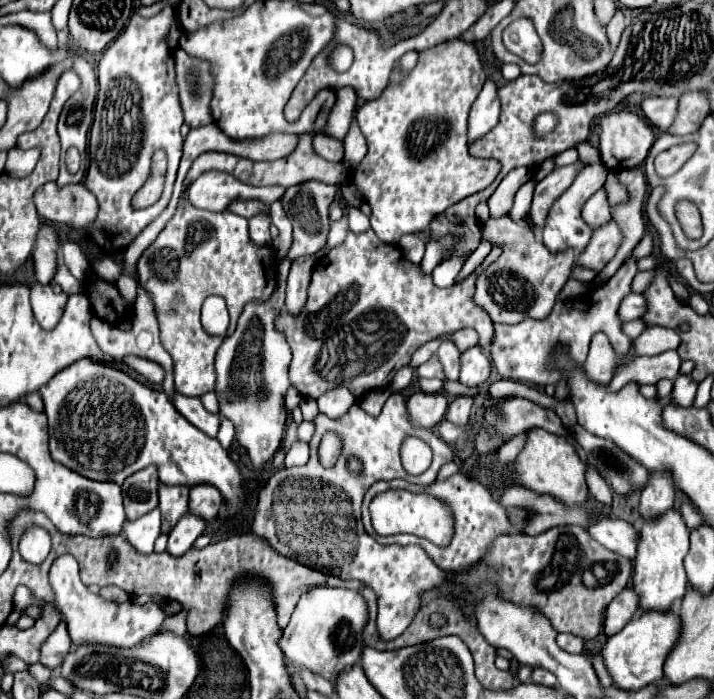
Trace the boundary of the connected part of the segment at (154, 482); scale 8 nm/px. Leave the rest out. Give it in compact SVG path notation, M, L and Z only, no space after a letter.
M147 466L125 480L123 488L123 506L129 520L135 520L153 508L157 508L157 488L159 488L157 466Z

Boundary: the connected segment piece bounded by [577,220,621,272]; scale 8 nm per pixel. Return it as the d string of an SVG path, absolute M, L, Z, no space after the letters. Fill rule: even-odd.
M611 220L609 224L605 224L605 228L597 228L597 232L593 232L589 244L579 254L577 264L581 268L601 272L605 268L605 264L615 256L619 244L621 244L621 230Z

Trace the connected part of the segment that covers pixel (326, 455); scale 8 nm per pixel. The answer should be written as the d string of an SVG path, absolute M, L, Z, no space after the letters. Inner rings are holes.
M325 438L321 442L321 464L333 466L337 462L339 450L341 450L341 440L337 440L337 438Z

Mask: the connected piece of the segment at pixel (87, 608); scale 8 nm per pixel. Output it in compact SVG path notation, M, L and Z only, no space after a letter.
M71 554L59 556L49 572L51 588L55 590L55 606L59 608L61 616L67 622L69 636L73 644L103 644L111 648L133 648L139 644L145 636L149 636L153 630L159 628L163 622L163 612L155 604L141 606L135 602L111 602L101 598L99 594L93 594L87 590L87 586L77 576L77 560Z

